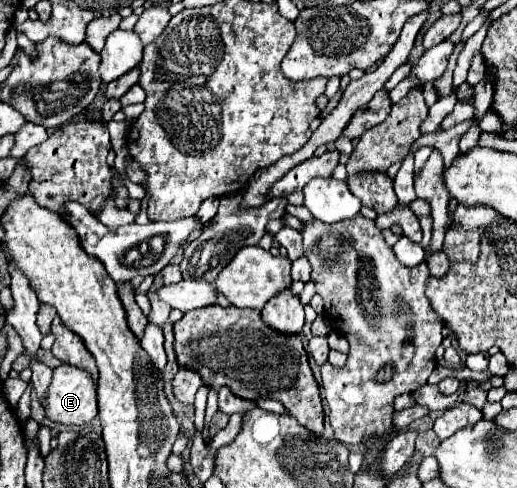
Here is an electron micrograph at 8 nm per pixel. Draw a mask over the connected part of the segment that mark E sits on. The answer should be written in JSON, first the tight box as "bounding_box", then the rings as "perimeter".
{"bounding_box":[44,364,98,426],"perimeter":[[[60,364],[58,368],[52,370],[52,382],[44,398],[44,412],[52,422],[58,422],[58,424],[66,424],[66,426],[88,424],[98,414],[96,382],[90,380],[90,374],[86,370],[72,368],[68,364]]]}

